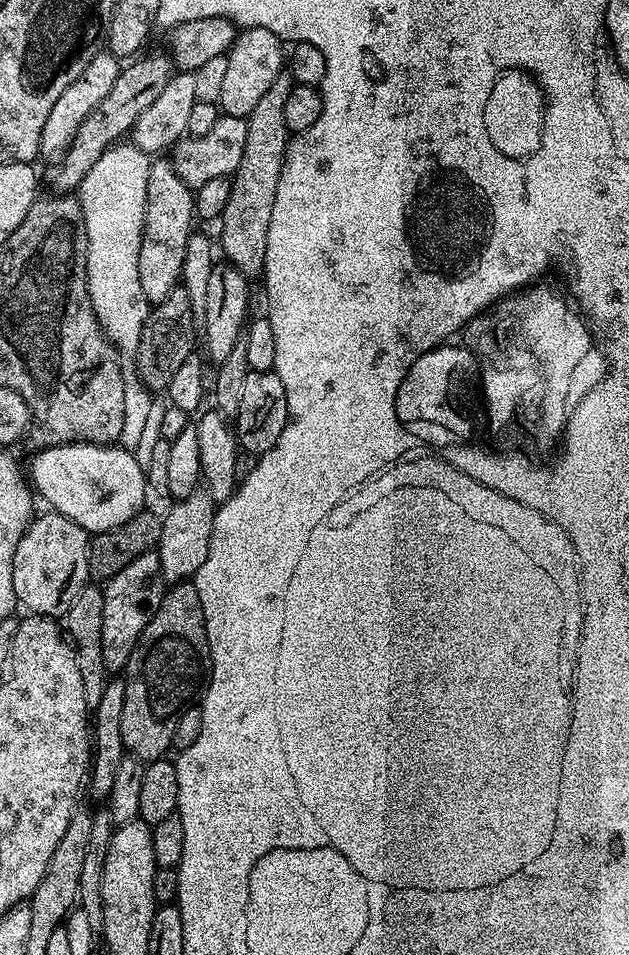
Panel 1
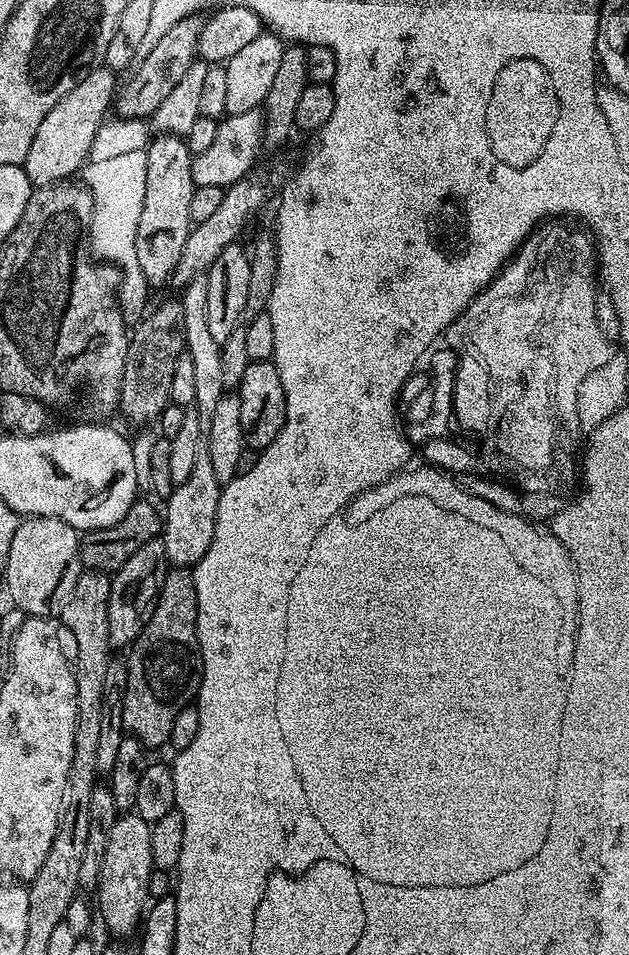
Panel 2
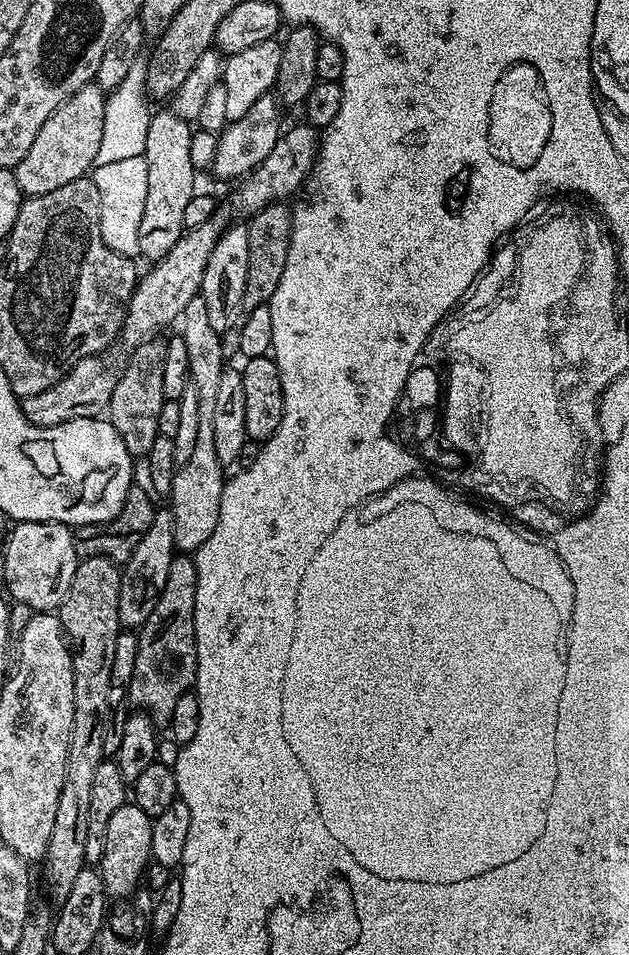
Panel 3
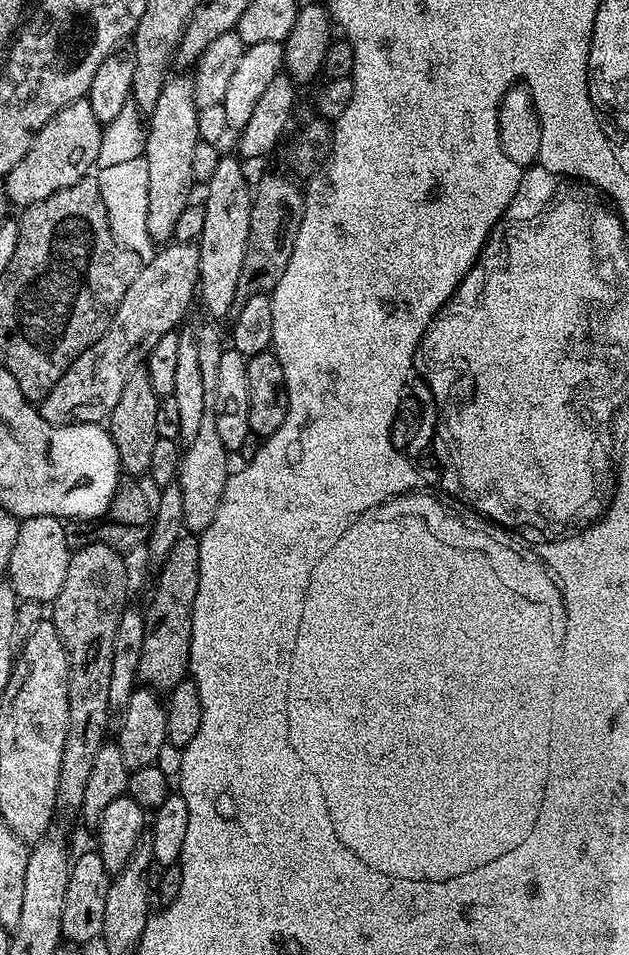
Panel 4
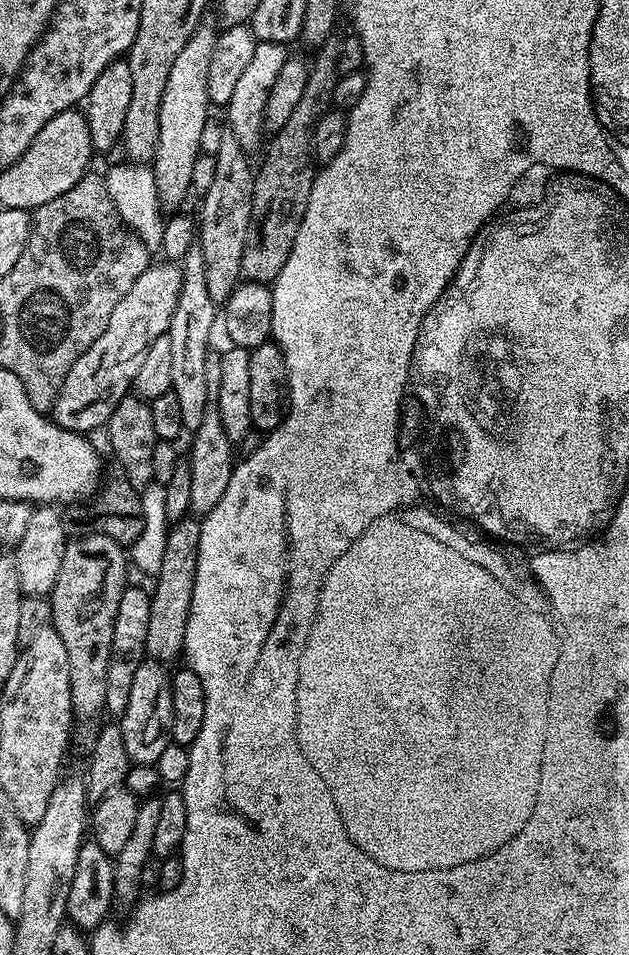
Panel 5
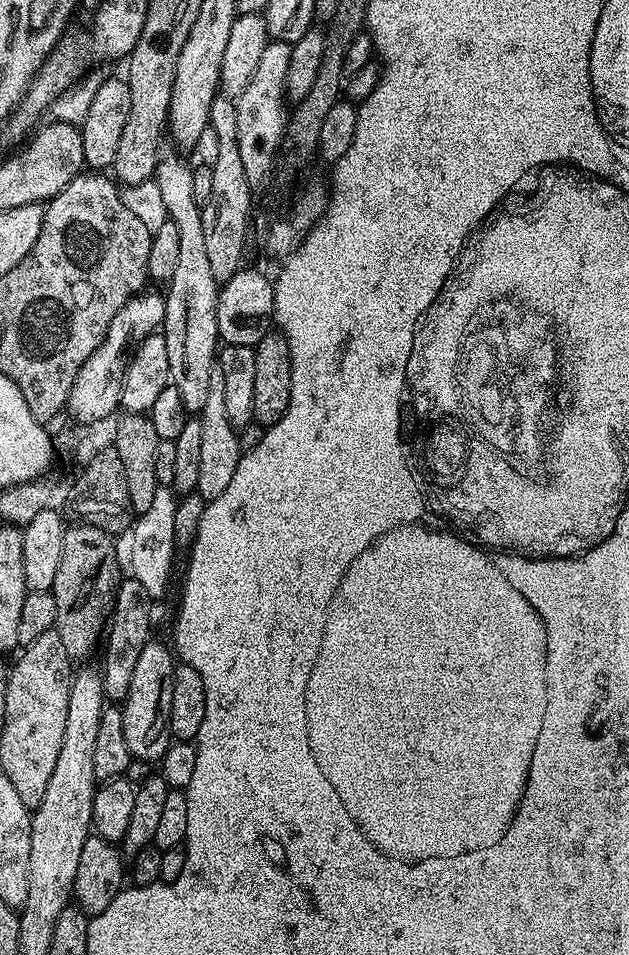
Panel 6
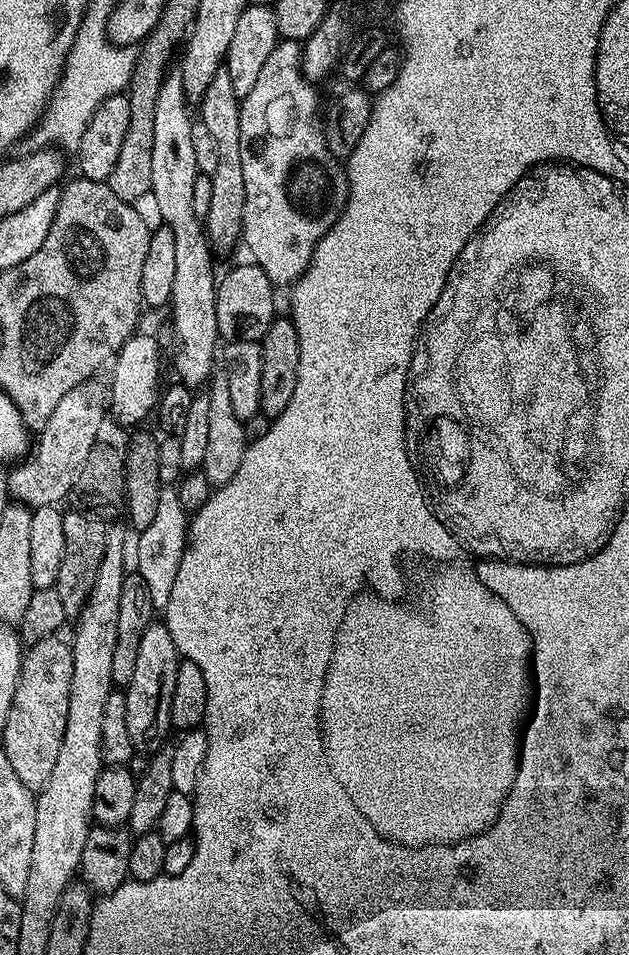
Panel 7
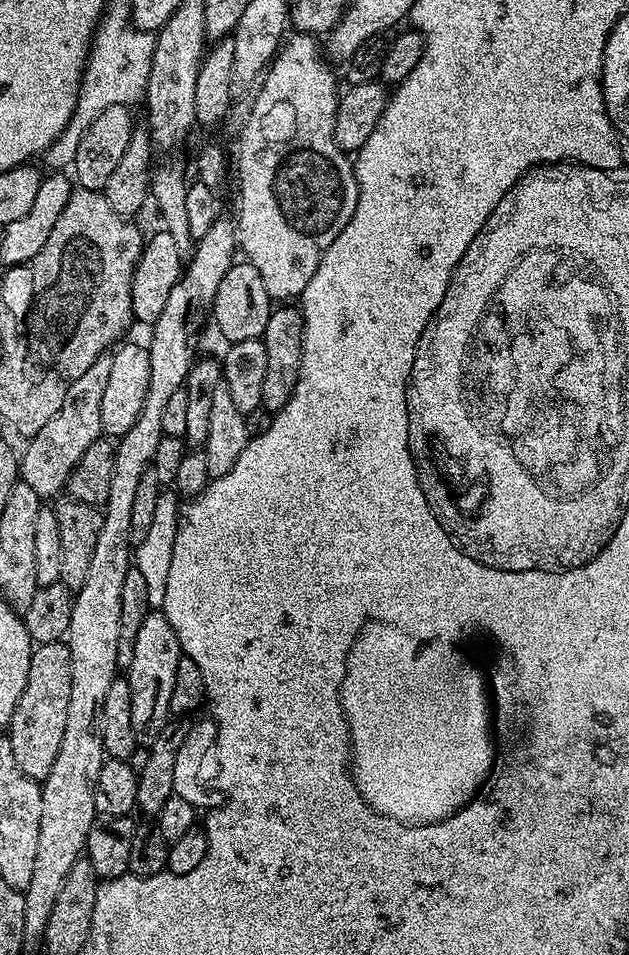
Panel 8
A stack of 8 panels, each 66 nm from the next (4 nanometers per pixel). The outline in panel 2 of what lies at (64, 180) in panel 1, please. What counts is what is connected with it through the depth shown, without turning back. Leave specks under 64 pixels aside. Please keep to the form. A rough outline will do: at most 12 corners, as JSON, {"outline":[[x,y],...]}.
{"outline":[[201,17],[163,29],[114,101],[143,121],[198,58]]}

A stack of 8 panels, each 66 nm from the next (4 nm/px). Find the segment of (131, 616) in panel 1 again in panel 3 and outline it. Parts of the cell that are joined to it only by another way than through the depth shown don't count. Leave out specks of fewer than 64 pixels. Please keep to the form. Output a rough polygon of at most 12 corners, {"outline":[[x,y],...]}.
{"outline":[[161,507],[120,574],[118,618],[143,628],[177,555]]}

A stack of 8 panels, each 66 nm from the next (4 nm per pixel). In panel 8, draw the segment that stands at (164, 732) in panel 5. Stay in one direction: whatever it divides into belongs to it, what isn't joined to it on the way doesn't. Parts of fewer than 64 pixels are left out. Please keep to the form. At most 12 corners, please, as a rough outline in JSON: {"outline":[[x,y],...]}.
{"outline":[[149,611],[126,669],[137,745],[170,723],[178,634]]}

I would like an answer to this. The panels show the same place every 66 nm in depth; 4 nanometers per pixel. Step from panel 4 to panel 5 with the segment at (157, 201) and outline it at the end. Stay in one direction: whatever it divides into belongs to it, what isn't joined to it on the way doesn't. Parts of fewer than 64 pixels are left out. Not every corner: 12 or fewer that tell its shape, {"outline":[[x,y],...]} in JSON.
{"outline":[[201,23],[182,46],[158,109],[150,167],[157,198],[192,191],[217,35]]}

